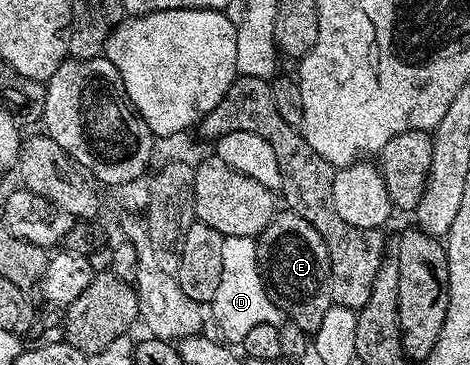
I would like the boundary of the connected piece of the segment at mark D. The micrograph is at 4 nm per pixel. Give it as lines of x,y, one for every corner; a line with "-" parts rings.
225,235
222,241
222,282
218,284
218,293
214,293
210,315
216,318
216,327
225,335
223,338
232,345
243,344
246,333
250,333
254,325
265,323
279,327
285,322
286,316
280,310
280,304
264,282
260,262
256,259
256,239
253,236

